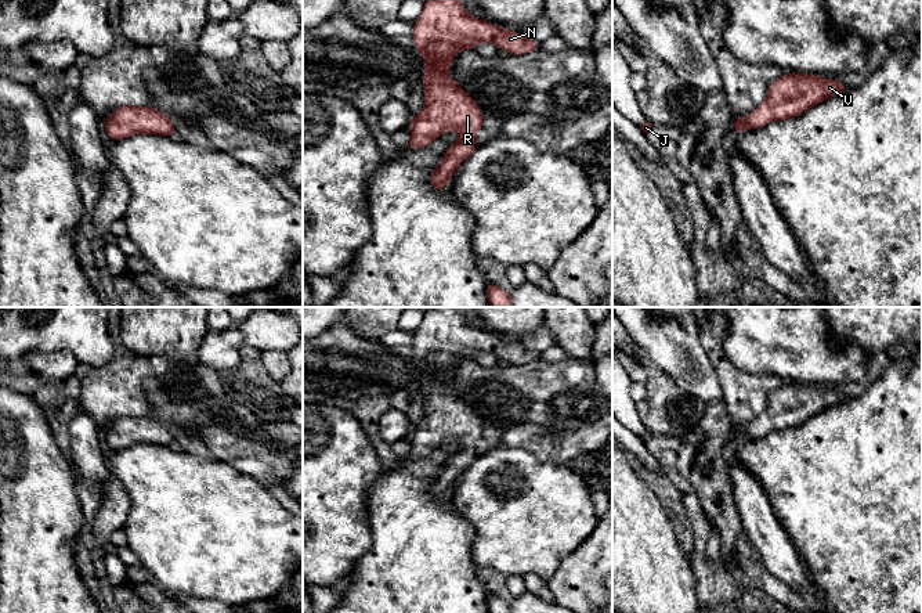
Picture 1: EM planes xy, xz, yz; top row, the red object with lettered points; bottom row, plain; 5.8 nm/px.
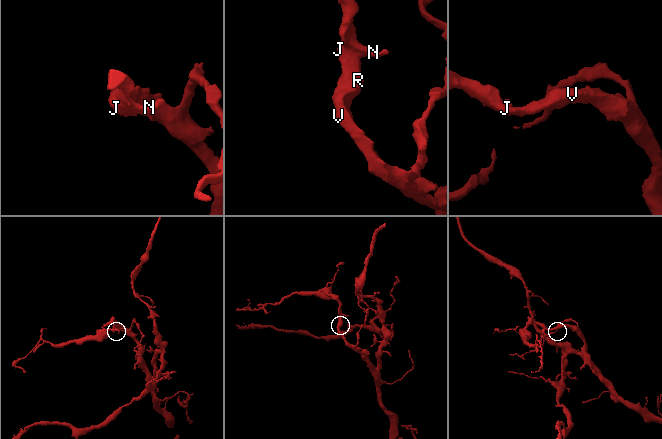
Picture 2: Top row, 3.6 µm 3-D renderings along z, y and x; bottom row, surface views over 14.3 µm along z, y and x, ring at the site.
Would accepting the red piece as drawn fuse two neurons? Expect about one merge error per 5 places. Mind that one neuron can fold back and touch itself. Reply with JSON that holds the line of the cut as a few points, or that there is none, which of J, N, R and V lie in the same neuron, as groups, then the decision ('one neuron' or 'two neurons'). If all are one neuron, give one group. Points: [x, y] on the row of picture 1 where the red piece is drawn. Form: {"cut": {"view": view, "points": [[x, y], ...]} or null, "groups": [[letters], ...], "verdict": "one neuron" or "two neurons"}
{"cut": null, "groups": [["J", "N", "R", "V"]], "verdict": "one neuron"}

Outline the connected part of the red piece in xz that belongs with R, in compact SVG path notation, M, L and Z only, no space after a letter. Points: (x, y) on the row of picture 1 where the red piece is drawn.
M427 0L413 25L415 47L426 61L423 109L411 122L409 149L434 143L444 131L455 130L460 138L449 145L440 165L430 173L430 183L440 191L451 183L453 172L478 147L477 131L482 112L459 83L446 76L452 58L460 50L473 50L477 43L492 43L511 55L527 54L540 43L521 33L471 17L460 0Z

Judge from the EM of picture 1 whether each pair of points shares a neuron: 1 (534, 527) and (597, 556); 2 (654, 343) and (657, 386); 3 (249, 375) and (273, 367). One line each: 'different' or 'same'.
1: different
2: different
3: different

